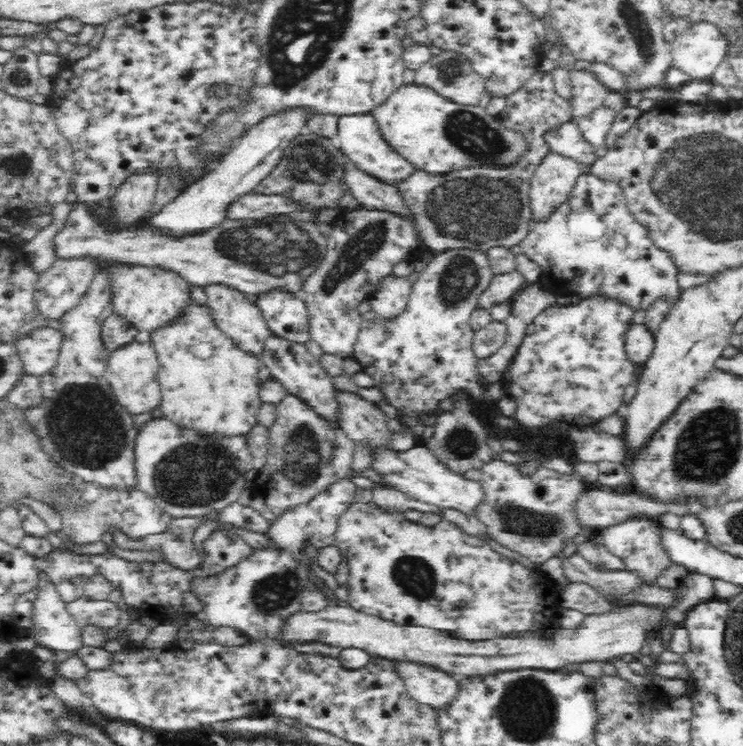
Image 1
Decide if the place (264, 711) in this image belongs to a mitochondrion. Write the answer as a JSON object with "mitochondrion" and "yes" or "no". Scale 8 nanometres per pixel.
{"mitochondrion":"no"}

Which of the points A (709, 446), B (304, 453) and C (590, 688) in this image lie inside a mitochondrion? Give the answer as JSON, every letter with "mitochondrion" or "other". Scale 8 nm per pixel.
{"A":"mitochondrion","B":"mitochondrion","C":"other"}

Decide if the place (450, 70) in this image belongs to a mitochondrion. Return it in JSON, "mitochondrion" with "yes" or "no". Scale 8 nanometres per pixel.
{"mitochondrion":"yes"}

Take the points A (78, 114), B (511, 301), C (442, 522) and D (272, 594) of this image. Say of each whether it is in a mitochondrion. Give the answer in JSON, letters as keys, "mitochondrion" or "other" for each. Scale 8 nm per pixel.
{"A":"other","B":"other","C":"other","D":"mitochondrion"}

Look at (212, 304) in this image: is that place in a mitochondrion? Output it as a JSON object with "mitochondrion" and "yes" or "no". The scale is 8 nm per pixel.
{"mitochondrion":"no"}

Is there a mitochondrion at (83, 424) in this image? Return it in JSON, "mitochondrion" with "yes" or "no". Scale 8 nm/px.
{"mitochondrion":"yes"}

